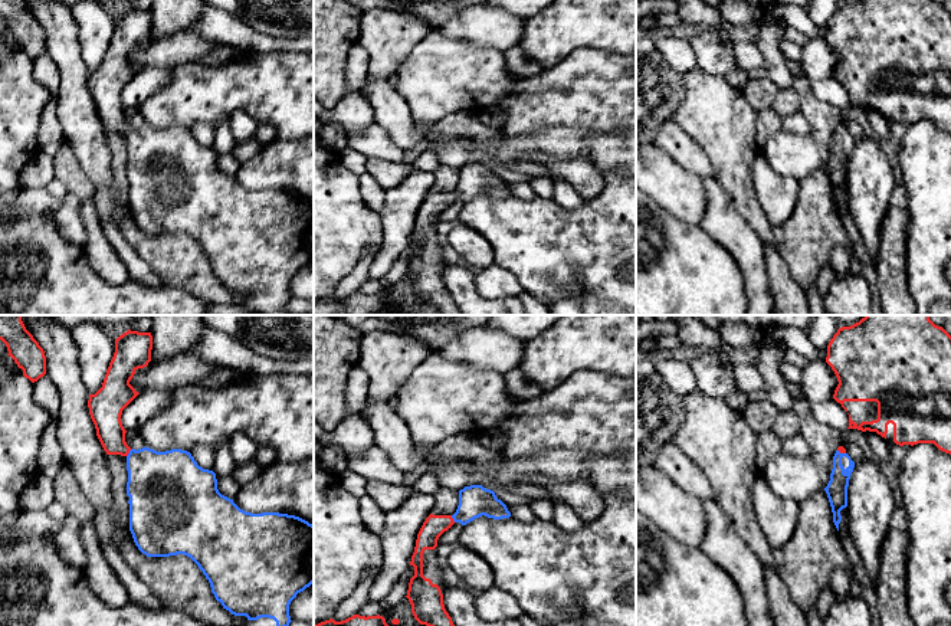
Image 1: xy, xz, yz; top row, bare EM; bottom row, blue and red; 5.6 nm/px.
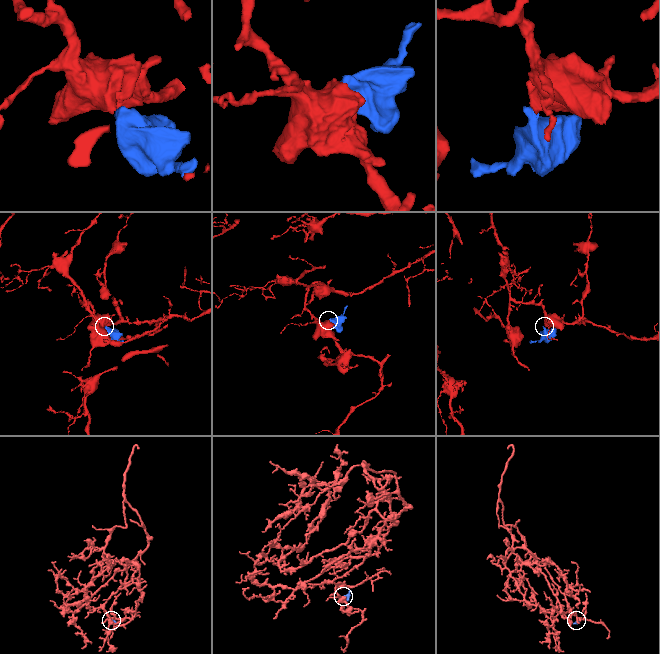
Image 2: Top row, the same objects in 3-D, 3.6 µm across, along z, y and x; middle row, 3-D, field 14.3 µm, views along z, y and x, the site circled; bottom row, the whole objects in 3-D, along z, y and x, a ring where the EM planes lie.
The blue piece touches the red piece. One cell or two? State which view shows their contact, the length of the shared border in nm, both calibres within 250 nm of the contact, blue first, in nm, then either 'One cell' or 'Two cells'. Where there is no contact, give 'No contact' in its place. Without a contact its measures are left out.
Touches blue in xy. Shared border 50 nm. Thickness 380 nm (blue) against 160 nm. One cell

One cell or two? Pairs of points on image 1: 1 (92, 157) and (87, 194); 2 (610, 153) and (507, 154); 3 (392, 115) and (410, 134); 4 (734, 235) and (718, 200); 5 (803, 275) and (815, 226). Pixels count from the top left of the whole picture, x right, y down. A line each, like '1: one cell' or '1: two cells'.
1: two cells
2: one cell
3: one cell
4: one cell
5: one cell

